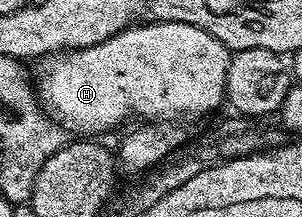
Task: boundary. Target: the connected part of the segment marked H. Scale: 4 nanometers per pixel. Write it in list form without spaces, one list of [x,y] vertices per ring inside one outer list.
[[[145,23],[106,39],[96,47],[56,54],[47,67],[42,94],[46,106],[72,132],[107,131],[117,126],[130,111],[144,115],[147,121],[183,115],[186,111],[203,115],[224,102],[228,58],[226,45],[193,25]]]

